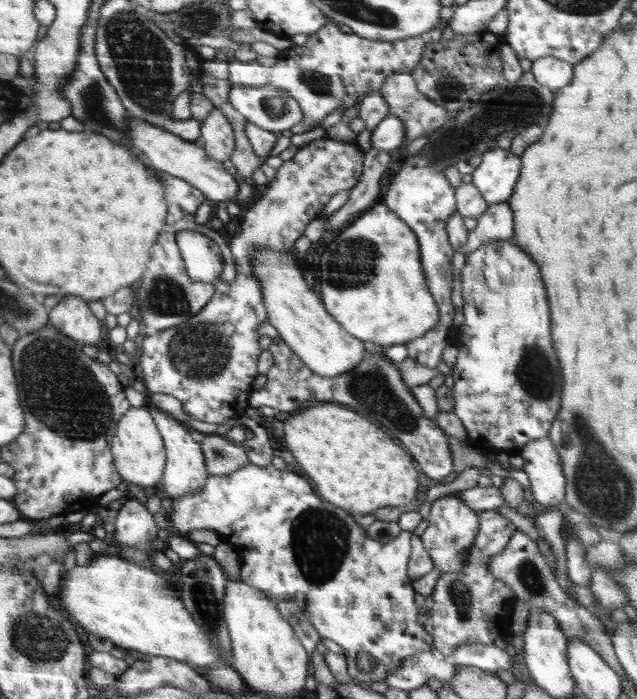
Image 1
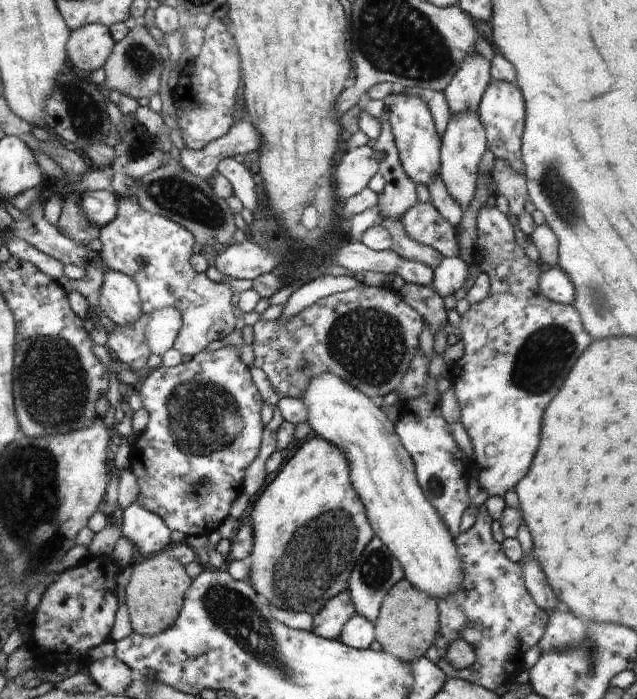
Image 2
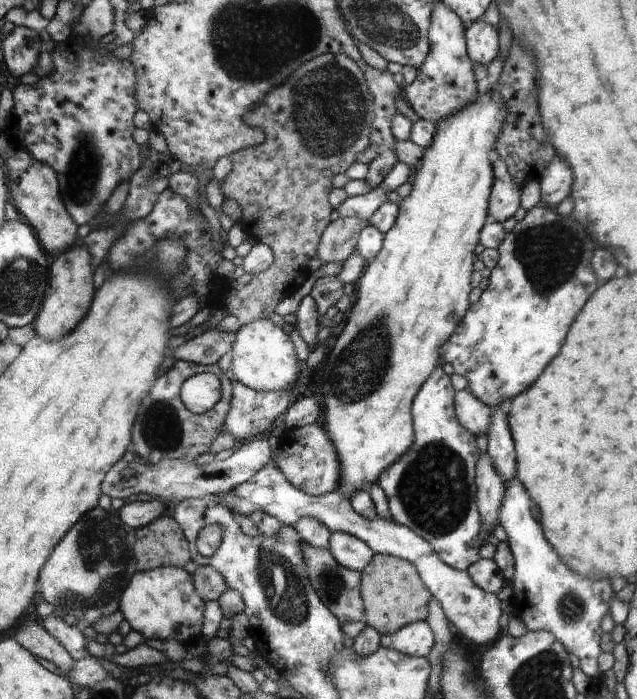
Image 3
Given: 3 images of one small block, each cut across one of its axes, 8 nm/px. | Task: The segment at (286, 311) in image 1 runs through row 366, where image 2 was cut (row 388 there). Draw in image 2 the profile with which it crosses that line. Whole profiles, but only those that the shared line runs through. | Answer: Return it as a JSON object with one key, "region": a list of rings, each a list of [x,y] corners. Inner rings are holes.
{"region":[[[324,373],[313,378],[307,386],[308,392],[301,398],[308,411],[308,422],[311,428],[335,444],[347,456],[352,464],[352,484],[356,484],[356,492],[360,492],[361,500],[368,504],[367,516],[372,516],[372,524],[376,524],[376,532],[380,532],[382,542],[402,565],[404,576],[416,588],[433,596],[436,601],[440,597],[451,595],[459,589],[462,575],[461,564],[455,547],[455,539],[442,517],[436,512],[430,498],[423,492],[415,472],[415,461],[400,440],[398,432],[394,432],[394,424],[388,422],[384,412],[374,406],[363,392],[354,388],[340,377],[332,373]]]}

